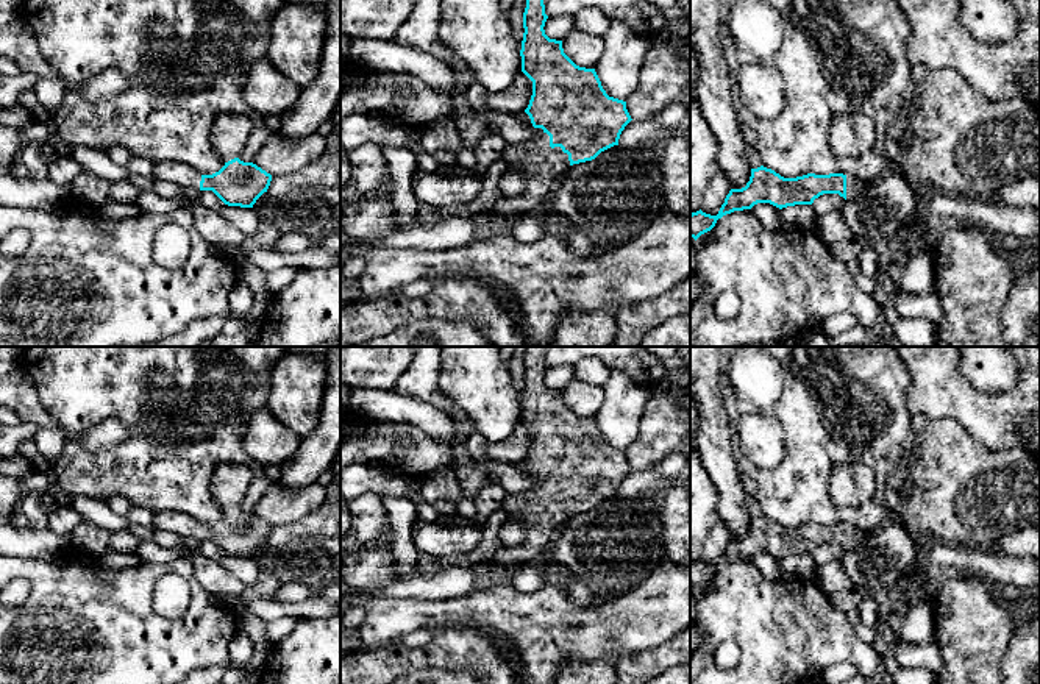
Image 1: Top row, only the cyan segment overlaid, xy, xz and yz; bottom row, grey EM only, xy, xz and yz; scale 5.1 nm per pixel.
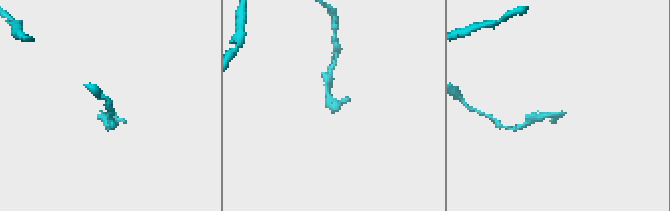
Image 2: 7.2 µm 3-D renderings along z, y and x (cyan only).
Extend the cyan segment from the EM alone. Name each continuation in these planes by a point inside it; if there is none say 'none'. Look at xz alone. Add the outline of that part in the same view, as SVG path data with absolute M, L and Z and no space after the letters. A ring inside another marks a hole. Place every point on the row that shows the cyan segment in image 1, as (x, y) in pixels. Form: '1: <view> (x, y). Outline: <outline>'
1: xz (541, 164). Outline: M529 117L525 125L531 126L534 134L523 142L508 144L501 156L509 170L525 175L525 191L515 197L498 192L492 211L498 219L540 211L553 183L570 167L568 155L561 147L551 148L550 136L542 128L534 128Z

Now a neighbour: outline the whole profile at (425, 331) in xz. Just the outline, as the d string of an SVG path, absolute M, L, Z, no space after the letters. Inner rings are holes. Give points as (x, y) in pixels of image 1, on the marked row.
M418 319L356 347L493 347L467 322Z

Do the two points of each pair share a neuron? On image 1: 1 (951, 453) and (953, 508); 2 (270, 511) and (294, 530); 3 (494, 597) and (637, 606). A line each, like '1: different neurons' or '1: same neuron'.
1: same neuron
2: different neurons
3: same neuron

